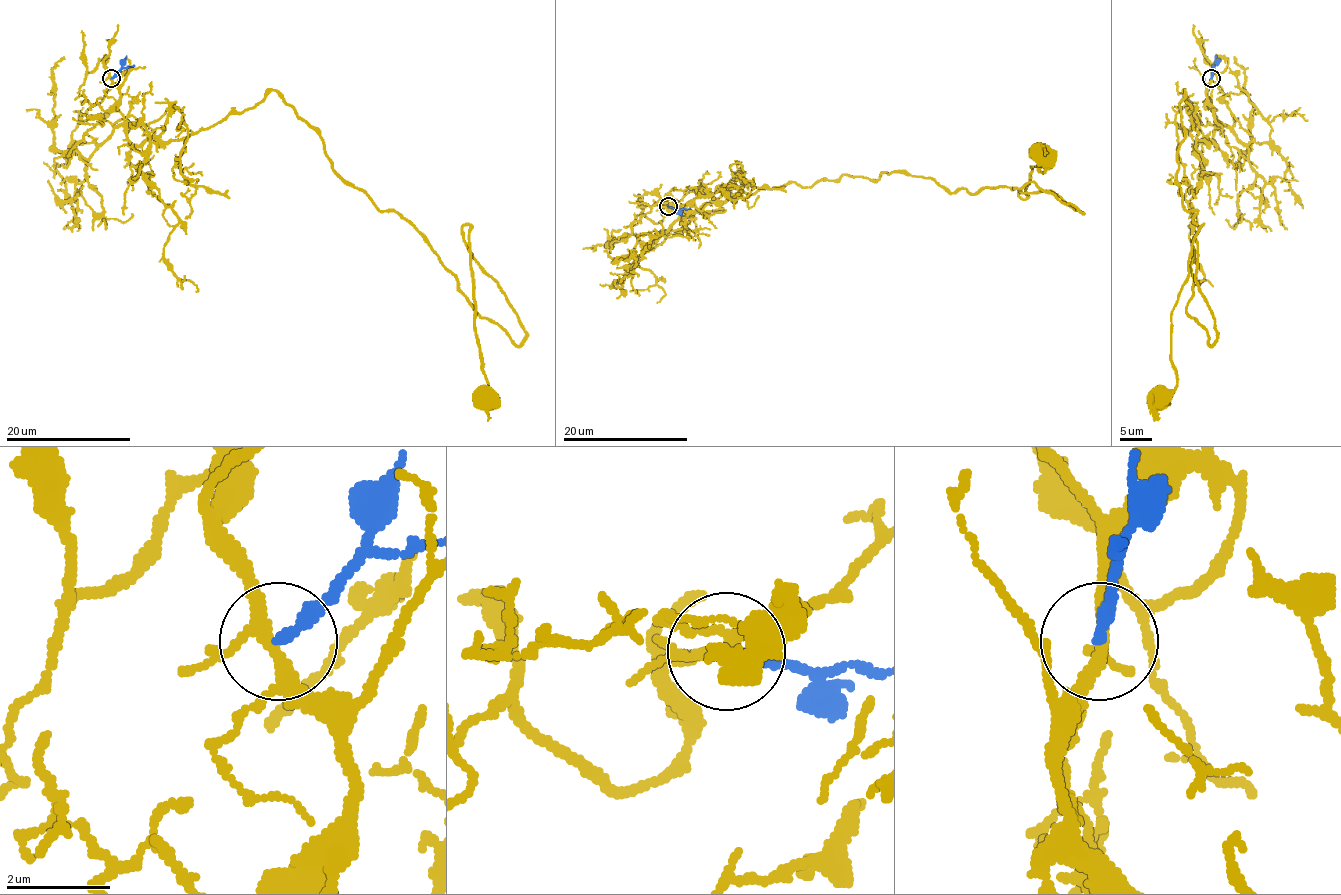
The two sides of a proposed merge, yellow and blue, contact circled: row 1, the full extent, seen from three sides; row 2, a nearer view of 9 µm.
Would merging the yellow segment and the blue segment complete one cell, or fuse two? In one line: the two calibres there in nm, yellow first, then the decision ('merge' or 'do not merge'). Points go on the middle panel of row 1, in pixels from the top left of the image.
190 nm thick on the yellow side, 240 nm on the other; do not merge

